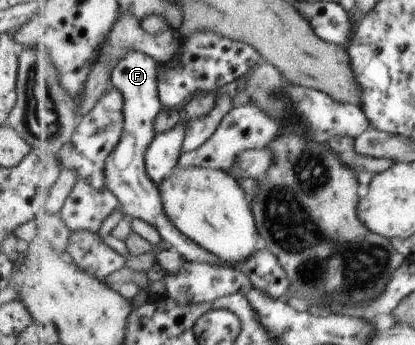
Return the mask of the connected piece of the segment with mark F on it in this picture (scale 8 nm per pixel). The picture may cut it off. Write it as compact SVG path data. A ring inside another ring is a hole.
M131 51L128 52L125 55L125 58L117 65L117 68L113 71L112 74L112 83L114 84L115 89L119 89L121 91L121 94L124 96L124 134L123 138L121 139L121 142L119 146L112 152L111 155L107 157L106 165L105 165L105 174L107 176L108 180L108 188L113 191L113 194L117 196L118 200L120 201L119 208L121 209L121 212L124 214L125 217L133 220L133 219L139 219L144 220L145 222L148 222L151 224L151 226L154 226L162 236L162 239L165 240L165 242L169 242L171 247L175 247L179 254L185 258L187 261L193 261L194 263L207 263L210 265L219 265L219 266L225 266L231 264L227 264L227 262L224 262L224 260L221 260L221 257L219 255L216 255L215 253L209 252L206 248L203 248L200 244L197 244L191 237L185 236L183 232L181 232L175 224L173 224L173 221L167 216L167 213L165 212L164 206L163 206L163 199L160 193L160 188L157 184L155 184L154 180L149 176L149 173L146 169L146 152L149 150L149 147L152 145L152 142L155 140L156 137L156 128L155 128L155 121L156 118L159 116L159 113L163 110L164 106L162 105L162 102L160 101L160 92L158 91L158 77L159 77L159 70L158 70L158 62L151 58L147 53L142 53L141 51Z

